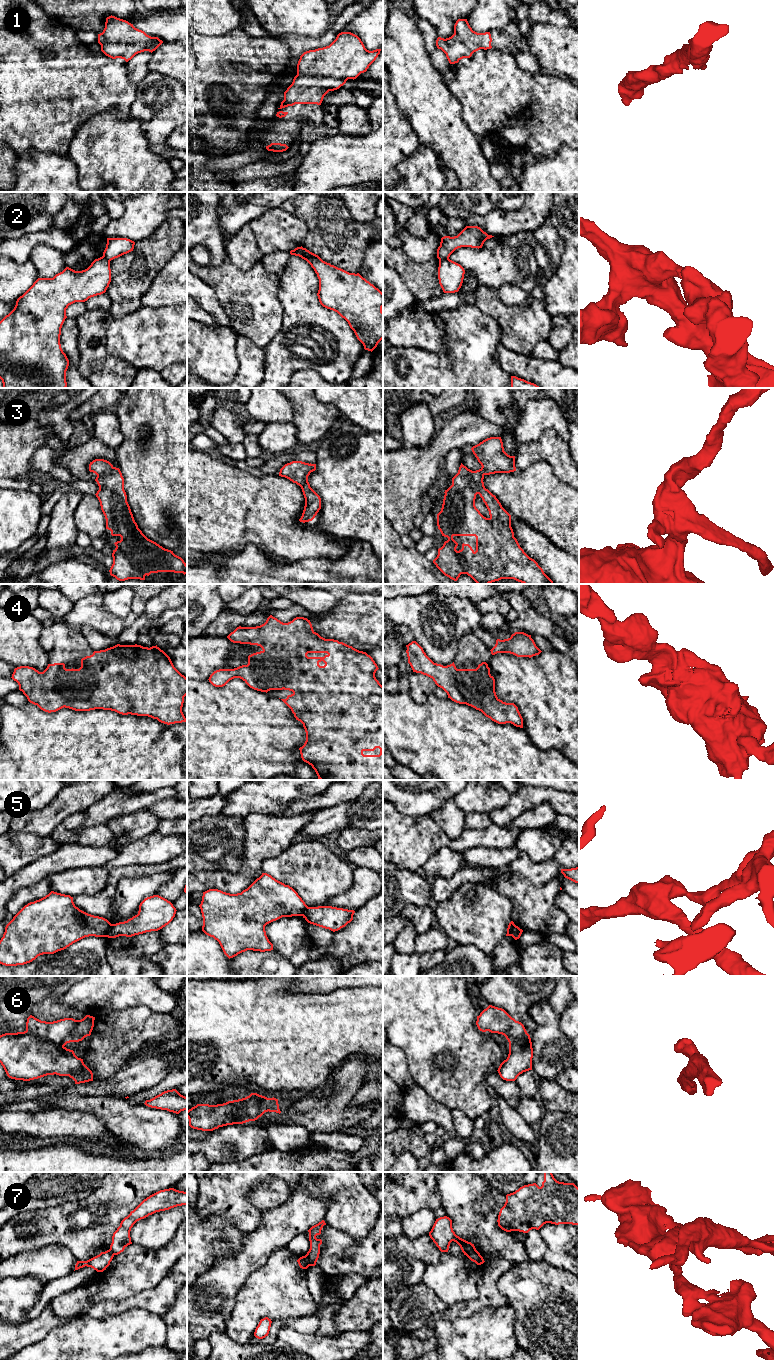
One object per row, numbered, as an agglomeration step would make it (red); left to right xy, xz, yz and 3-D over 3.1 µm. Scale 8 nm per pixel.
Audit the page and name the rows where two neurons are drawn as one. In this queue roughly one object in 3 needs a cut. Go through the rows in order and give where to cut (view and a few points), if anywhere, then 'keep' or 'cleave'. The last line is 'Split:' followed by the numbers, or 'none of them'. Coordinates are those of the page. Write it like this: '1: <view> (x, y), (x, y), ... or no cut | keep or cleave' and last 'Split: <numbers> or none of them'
1: no cut | keep
2: xz (302, 248), (306, 259) | cleave
3: no cut | keep
4: no cut | keep
5: xy (112, 924), (106, 936) | cleave
6: xy (25, 1031), (49, 1039), (56, 1047), (63, 1047) | cleave
7: xz (304, 1256), (310, 1265) | cleave
Split: 2, 5, 6, 7

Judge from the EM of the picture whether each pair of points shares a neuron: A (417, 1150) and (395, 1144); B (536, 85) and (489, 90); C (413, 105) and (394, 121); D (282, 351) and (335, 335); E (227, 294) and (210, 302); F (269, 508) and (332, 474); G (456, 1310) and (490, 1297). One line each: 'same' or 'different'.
A: same
B: same
C: different
D: same
E: different
F: different
G: same

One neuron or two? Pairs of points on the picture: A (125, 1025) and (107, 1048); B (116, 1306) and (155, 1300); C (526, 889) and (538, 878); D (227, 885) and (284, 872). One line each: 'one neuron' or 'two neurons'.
A: one neuron
B: one neuron
C: two neurons
D: two neurons

